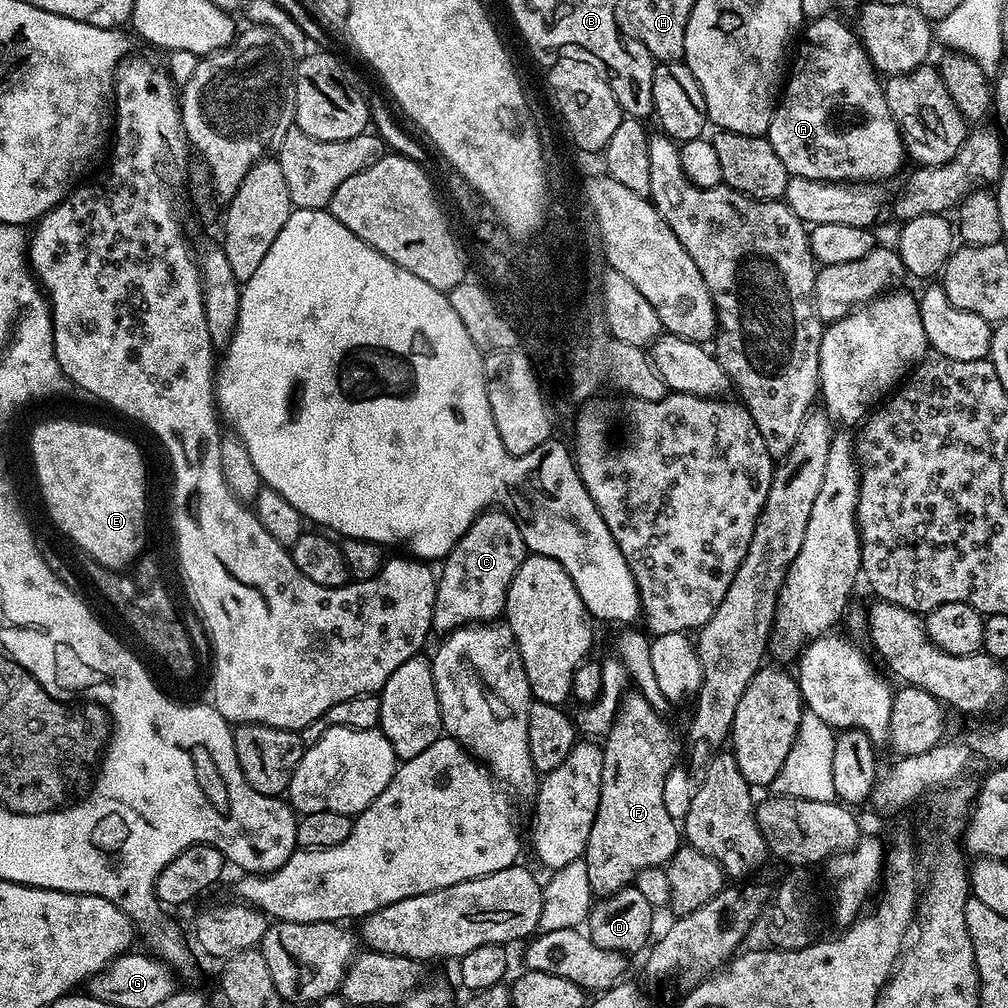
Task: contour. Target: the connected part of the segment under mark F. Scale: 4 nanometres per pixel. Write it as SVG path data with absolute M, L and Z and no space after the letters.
M639 694L625 695L620 709L612 719L612 729L603 741L602 794L598 802L598 814L594 814L594 826L590 826L590 838L586 838L586 850L582 857L586 874L590 878L592 895L596 898L615 896L635 881L636 875L650 867L667 865L668 860L682 846L682 832L668 813L664 801L664 783L676 764L680 752L680 740L676 732L668 728L663 715L650 714L646 698Z

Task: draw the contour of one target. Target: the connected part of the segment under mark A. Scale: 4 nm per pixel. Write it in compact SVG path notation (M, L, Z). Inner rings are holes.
M827 14L820 19L813 19L803 29L804 41L796 52L796 61L790 64L790 75L783 85L776 110L772 113L766 139L770 146L774 146L774 154L782 158L789 177L801 176L837 182L888 180L906 161L900 126L892 117L884 97L884 84L859 35L853 29L851 32L842 21L835 20L833 16Z

